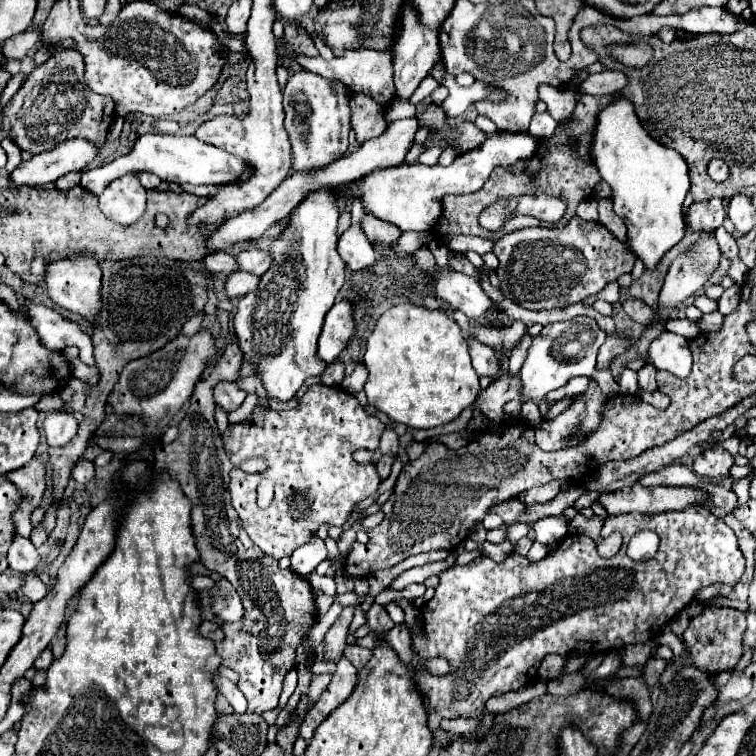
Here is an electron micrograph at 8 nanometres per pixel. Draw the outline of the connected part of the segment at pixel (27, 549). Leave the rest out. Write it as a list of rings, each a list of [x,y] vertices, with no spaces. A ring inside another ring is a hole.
[[[14,535],[12,545],[8,549],[8,563],[10,569],[16,573],[28,573],[28,571],[44,571],[44,567],[48,563],[52,563],[63,548],[62,541],[57,541],[51,549],[51,554],[46,557],[40,557],[38,551],[34,549],[34,545],[30,543],[30,539]]]

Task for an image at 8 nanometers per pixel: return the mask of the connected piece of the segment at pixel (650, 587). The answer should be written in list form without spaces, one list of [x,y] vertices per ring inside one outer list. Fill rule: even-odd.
[[[702,505],[660,515],[606,517],[600,535],[610,535],[612,531],[620,531],[624,539],[614,559],[598,557],[596,543],[590,537],[570,533],[554,551],[536,563],[518,553],[510,553],[502,563],[480,555],[468,565],[442,571],[438,575],[440,585],[436,587],[436,595],[422,609],[422,633],[412,635],[414,651],[420,659],[446,657],[452,667],[452,673],[446,677],[432,677],[420,667],[416,669],[414,681],[428,699],[430,709],[446,719],[480,717],[490,697],[518,691],[528,681],[536,679],[538,665],[548,653],[568,657],[570,653],[602,653],[632,643],[646,643],[658,635],[658,627],[668,625],[672,617],[696,601],[700,589],[714,583],[736,585],[744,573],[744,557],[734,531]],[[642,529],[650,529],[660,537],[658,555],[646,563],[632,561],[626,555],[628,541]]]

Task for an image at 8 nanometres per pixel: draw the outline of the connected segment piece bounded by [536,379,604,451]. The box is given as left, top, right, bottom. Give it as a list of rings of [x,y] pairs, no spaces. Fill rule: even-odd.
[[[591,379],[588,383],[588,389],[584,393],[578,393],[572,401],[572,405],[560,413],[556,419],[552,421],[542,421],[536,427],[536,435],[538,435],[538,447],[542,447],[544,451],[556,451],[558,447],[566,447],[566,443],[570,443],[570,439],[578,439],[578,435],[586,435],[586,431],[595,431],[600,423],[600,415],[602,410],[592,408],[601,408],[604,403],[602,397],[602,389],[600,385]]]

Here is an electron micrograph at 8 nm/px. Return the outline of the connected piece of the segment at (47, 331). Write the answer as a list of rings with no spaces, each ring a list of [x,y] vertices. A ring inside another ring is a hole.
[[[28,299],[24,303],[24,307],[26,307],[26,313],[30,315],[34,329],[38,331],[42,343],[46,343],[46,347],[62,351],[64,347],[76,345],[80,349],[80,361],[86,363],[88,367],[96,367],[94,355],[92,355],[92,339],[78,323],[64,319],[50,307],[34,305]]]

